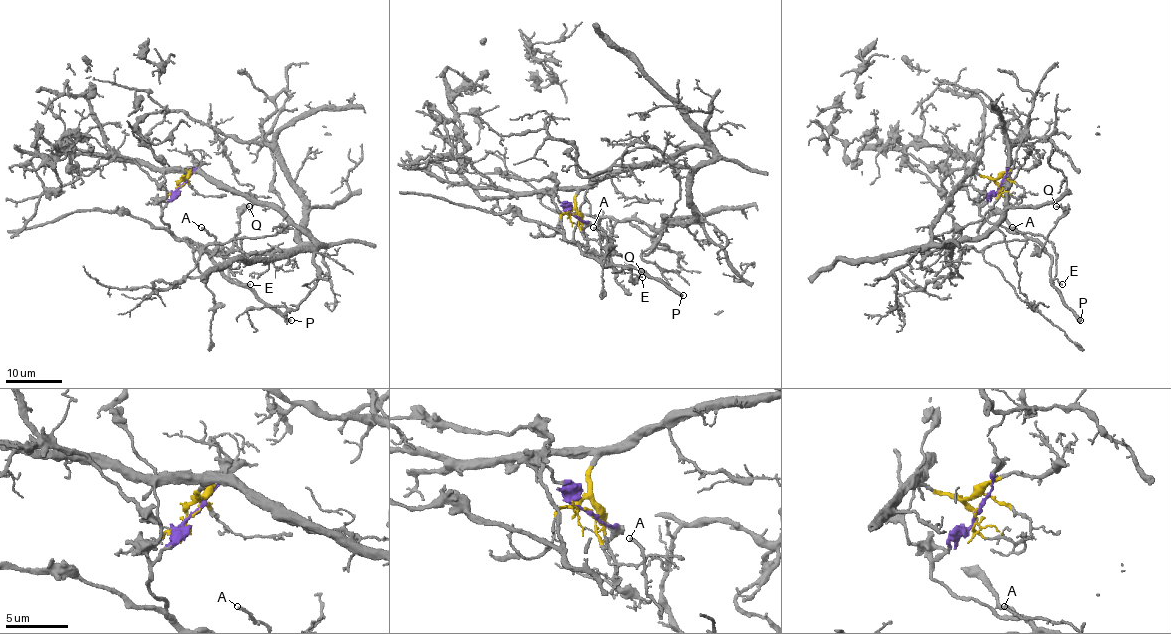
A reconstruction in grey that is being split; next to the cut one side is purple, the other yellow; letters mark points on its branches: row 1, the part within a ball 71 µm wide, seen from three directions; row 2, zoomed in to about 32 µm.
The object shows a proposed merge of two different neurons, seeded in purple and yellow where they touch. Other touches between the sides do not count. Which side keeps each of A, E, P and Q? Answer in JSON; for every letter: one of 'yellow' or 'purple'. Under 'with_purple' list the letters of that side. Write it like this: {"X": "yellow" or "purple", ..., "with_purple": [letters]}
{"A": "purple", "E": "purple", "P": "purple", "Q": "purple", "with_purple": ["A", "E", "P", "Q"]}

